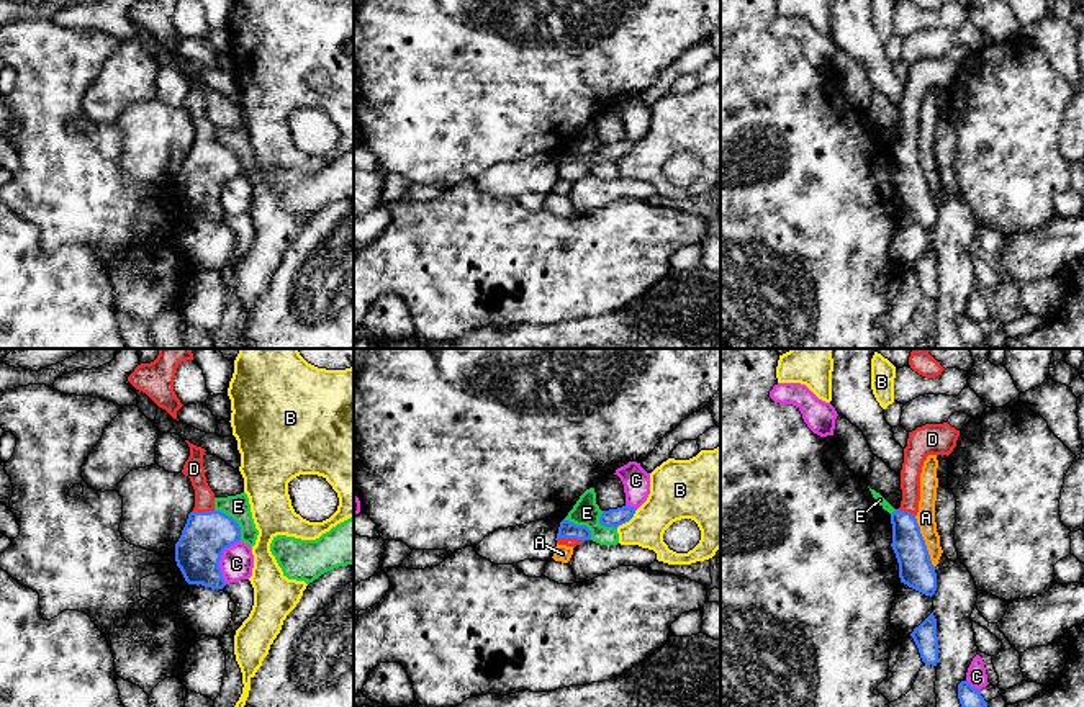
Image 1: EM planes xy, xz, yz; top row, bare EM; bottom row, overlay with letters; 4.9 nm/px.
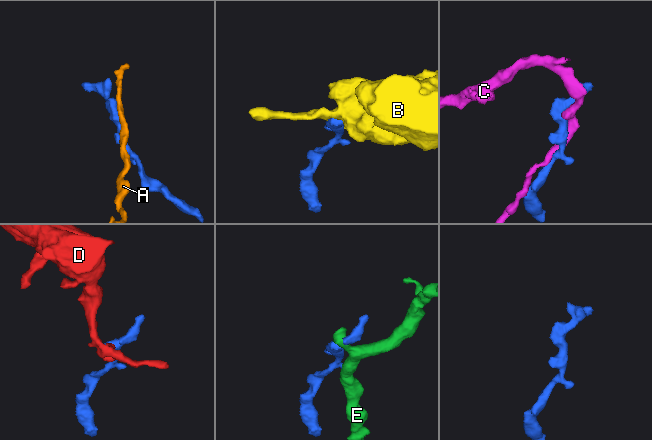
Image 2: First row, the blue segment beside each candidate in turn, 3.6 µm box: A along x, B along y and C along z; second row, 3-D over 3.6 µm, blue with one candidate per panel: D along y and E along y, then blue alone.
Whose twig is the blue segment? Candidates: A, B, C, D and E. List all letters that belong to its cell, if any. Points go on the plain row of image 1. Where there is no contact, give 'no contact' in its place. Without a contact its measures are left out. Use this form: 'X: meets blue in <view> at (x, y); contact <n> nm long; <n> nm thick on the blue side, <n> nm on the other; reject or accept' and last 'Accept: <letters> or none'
A: meets blue in yz at (924, 175); contact 280 nm long; 170 nm thick on the blue side, 100 nm on the other; reject
B: meets blue in xz at (627, 154); contact 140 nm long; 90 nm thick on the blue side, 220 nm on the other; reject
C: meets blue in xy at (220, 193); contact 240 nm long; 220 nm thick on the blue side, 160 nm on the other; reject
D: meets blue in xz at (570, 171); contact 140 nm long; 90 nm thick on the blue side, 50 nm on the other; accept
E: meets blue in xy at (234, 154); contact 200 nm long; 220 nm thick on the blue side, 120 nm on the other; reject
Accept: D

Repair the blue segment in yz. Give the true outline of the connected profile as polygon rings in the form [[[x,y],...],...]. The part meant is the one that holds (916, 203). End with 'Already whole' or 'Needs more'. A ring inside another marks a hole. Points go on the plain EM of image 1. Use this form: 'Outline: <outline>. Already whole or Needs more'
Outline: [[[948,56],[925,57],[909,65],[901,103],[901,141],[891,147],[892,183],[899,196],[901,216],[925,227],[937,224],[937,206],[917,157],[920,134],[920,106],[928,88],[950,88],[960,64]]]. Needs more

